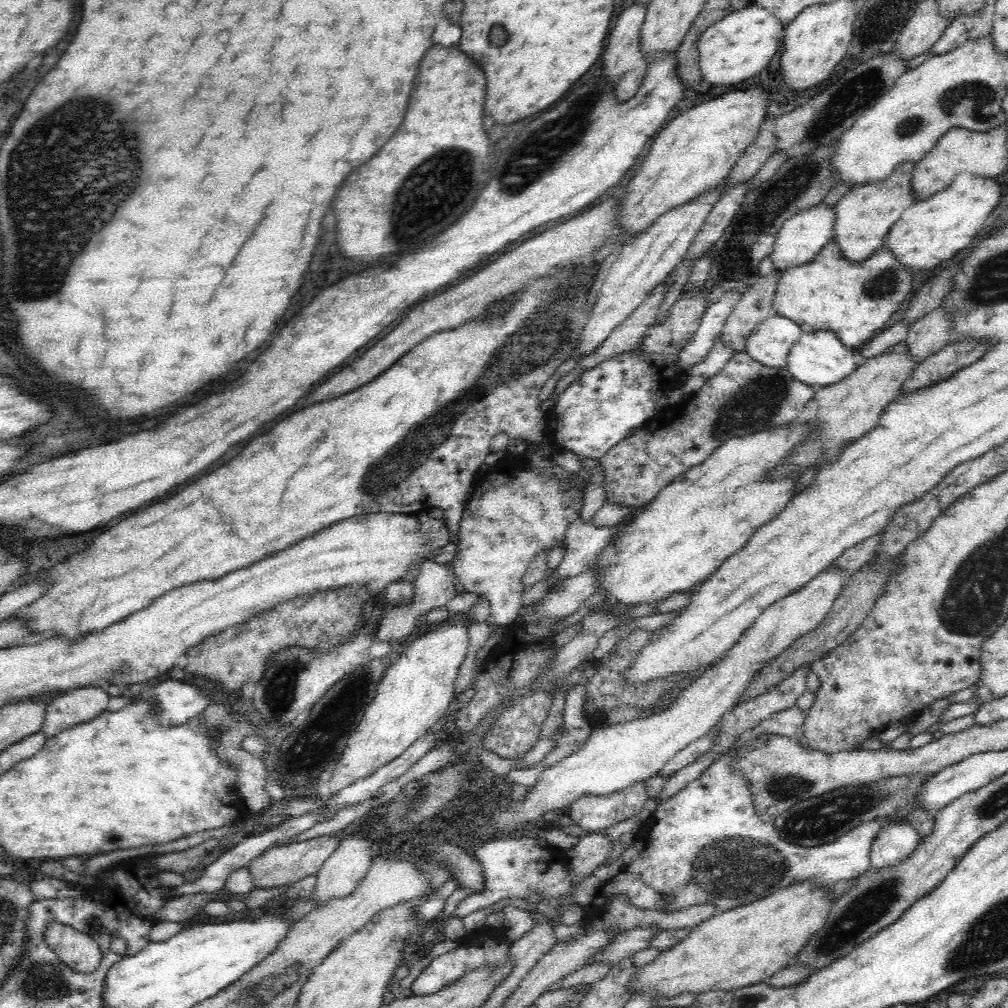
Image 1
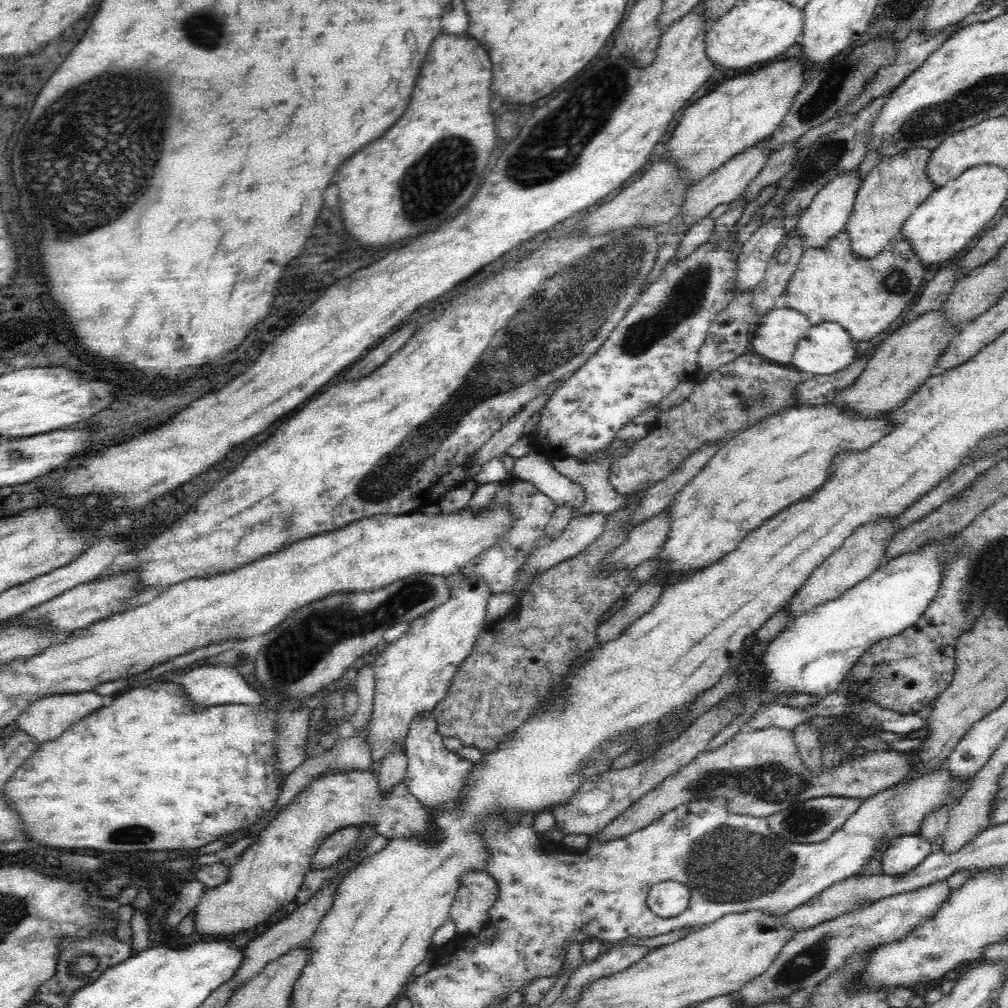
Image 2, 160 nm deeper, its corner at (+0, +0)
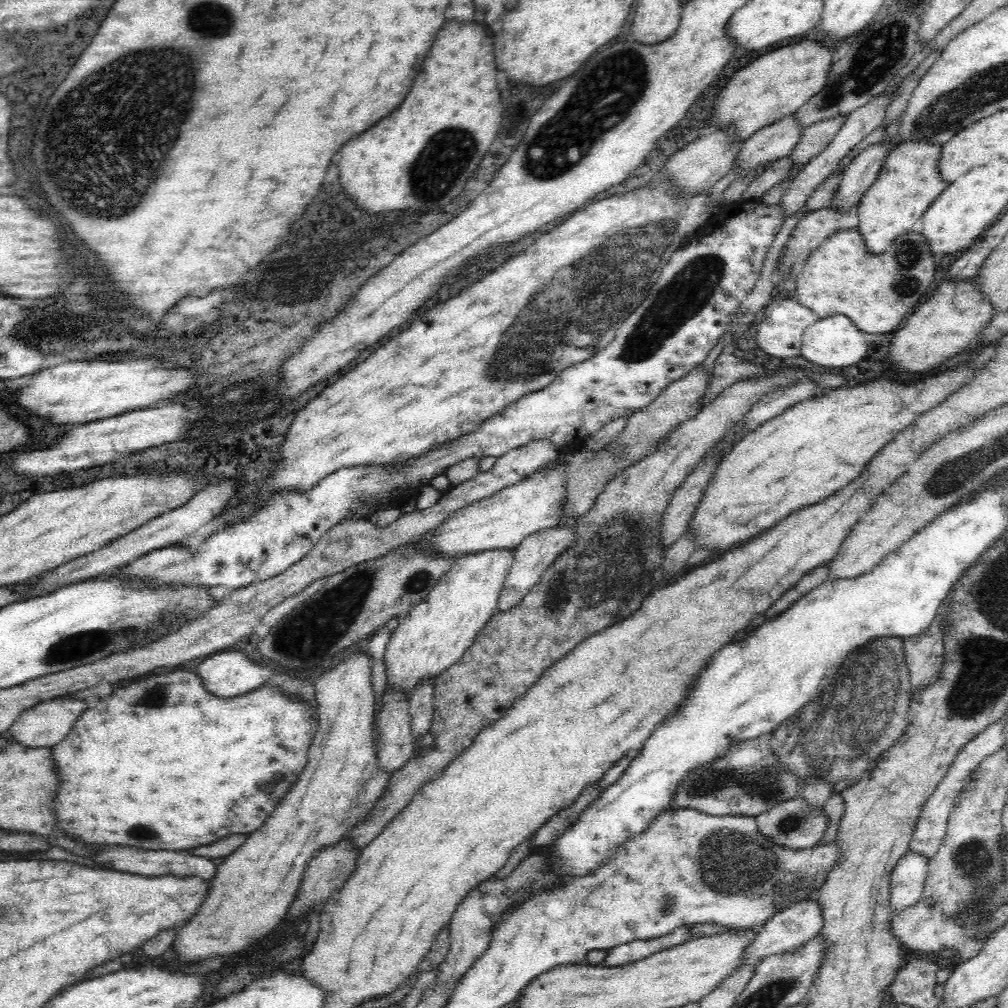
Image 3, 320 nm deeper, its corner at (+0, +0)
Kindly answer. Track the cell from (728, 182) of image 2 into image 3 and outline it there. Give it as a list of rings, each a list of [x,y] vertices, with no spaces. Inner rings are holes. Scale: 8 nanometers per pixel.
[[[797,112],[764,126],[746,140],[736,158],[736,166],[742,166],[744,175],[750,168],[791,155],[805,128],[797,120]]]

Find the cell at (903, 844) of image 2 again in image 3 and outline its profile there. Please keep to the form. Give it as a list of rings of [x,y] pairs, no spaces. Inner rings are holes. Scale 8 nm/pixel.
[[[908,850],[895,864],[890,875],[890,900],[892,912],[902,912],[914,907],[923,898],[928,859]]]

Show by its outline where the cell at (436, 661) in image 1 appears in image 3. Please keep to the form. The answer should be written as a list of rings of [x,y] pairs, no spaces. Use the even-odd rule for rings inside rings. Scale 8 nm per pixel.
[[[500,548],[462,554],[452,562],[431,593],[419,605],[412,606],[392,632],[384,656],[389,688],[400,688],[410,698],[416,685],[439,677],[462,658],[497,609],[503,582],[514,557],[514,549]]]

